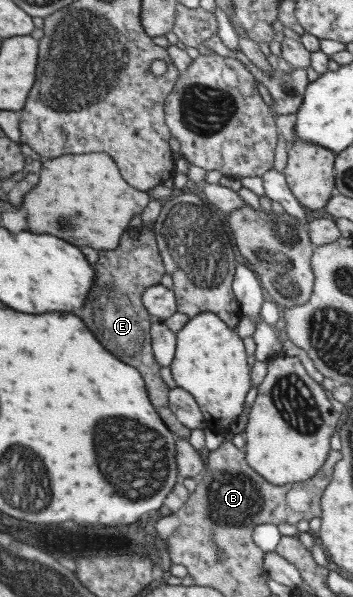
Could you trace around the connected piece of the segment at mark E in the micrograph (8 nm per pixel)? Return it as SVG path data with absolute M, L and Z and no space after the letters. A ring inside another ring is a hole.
M143 225L138 231L128 231L130 235L122 235L120 245L114 253L126 257L122 261L110 261L99 250L91 247L80 247L82 257L88 261L95 270L95 279L88 292L88 301L84 301L84 309L76 313L76 317L84 317L84 325L96 333L96 341L104 345L104 349L112 349L112 355L120 355L118 359L126 365L135 367L144 380L148 399L155 409L167 406L169 388L162 382L158 373L159 365L153 358L149 338L149 325L151 317L141 304L141 293L151 285L159 283L165 274L161 257L157 251L152 228ZM126 237L126 239L124 239ZM92 317L92 321L88 321Z

